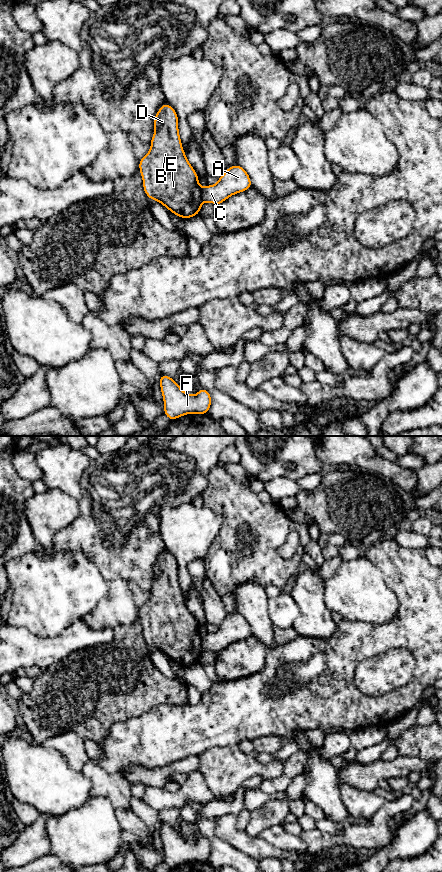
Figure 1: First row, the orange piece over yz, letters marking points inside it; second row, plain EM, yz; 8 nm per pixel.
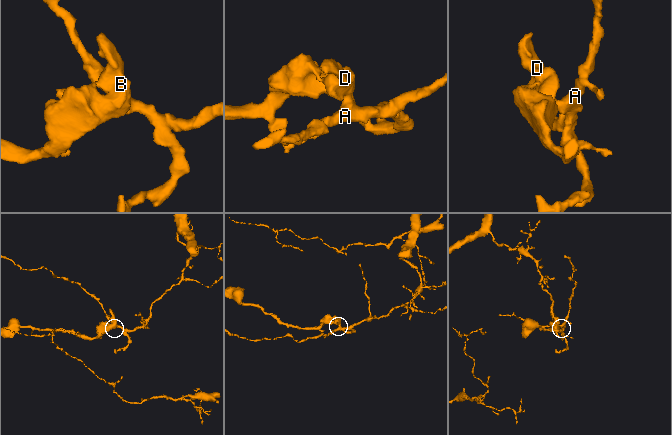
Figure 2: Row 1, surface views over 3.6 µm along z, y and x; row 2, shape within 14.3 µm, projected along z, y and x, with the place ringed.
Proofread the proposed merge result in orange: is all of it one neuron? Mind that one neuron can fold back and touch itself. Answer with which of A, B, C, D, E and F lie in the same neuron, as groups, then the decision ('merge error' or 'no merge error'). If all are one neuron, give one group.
A C F / B D E | merge error

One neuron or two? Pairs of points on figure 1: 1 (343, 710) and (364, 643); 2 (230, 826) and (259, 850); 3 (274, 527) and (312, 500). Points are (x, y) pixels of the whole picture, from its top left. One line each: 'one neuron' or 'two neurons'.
1: one neuron
2: one neuron
3: two neurons

